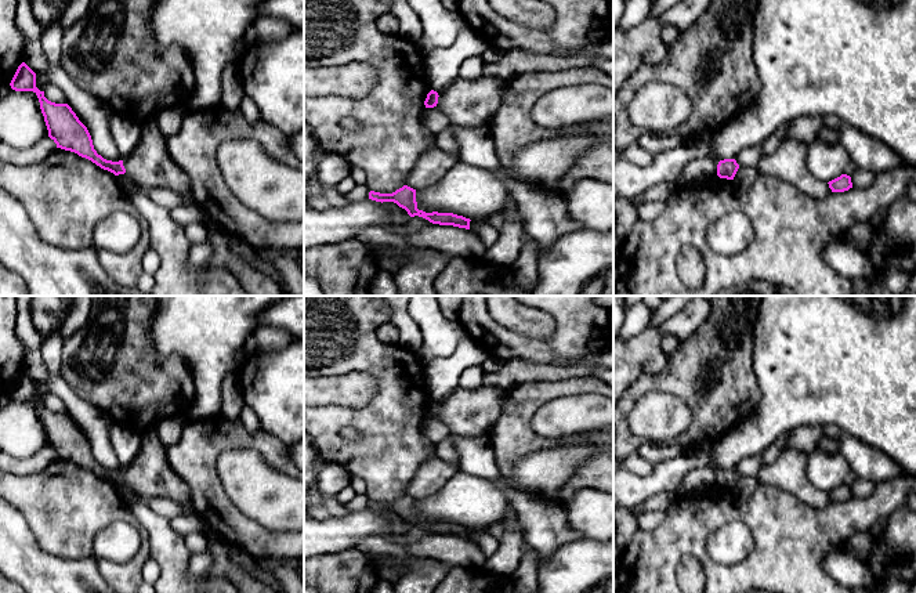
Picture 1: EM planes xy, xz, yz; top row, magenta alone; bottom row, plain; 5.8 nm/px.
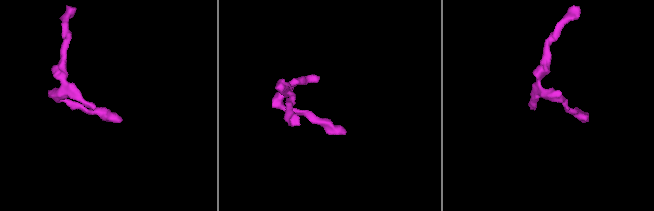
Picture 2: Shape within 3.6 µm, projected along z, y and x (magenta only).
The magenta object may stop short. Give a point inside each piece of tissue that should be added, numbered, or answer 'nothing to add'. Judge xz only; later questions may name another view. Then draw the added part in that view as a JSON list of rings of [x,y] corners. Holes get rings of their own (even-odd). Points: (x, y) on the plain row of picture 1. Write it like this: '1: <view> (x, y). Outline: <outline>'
1: xz (467, 413). Outline: [[[486,384],[473,391],[461,390],[438,406],[437,417],[449,427],[450,435],[481,437],[499,417],[506,395],[503,388]]]

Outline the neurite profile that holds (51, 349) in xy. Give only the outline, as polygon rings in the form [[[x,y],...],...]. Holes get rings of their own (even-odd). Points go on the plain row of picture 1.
[[[58,328],[47,333],[47,337],[40,347],[40,354],[44,359],[47,370],[53,375],[61,375],[62,341],[64,337],[61,336],[61,329]]]

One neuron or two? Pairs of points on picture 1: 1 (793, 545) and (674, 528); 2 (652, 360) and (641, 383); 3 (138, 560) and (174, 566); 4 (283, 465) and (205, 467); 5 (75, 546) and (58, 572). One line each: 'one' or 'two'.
1: one
2: two
3: two
4: one
5: two

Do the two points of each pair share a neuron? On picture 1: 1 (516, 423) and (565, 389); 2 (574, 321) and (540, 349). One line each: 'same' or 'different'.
1: same
2: same

